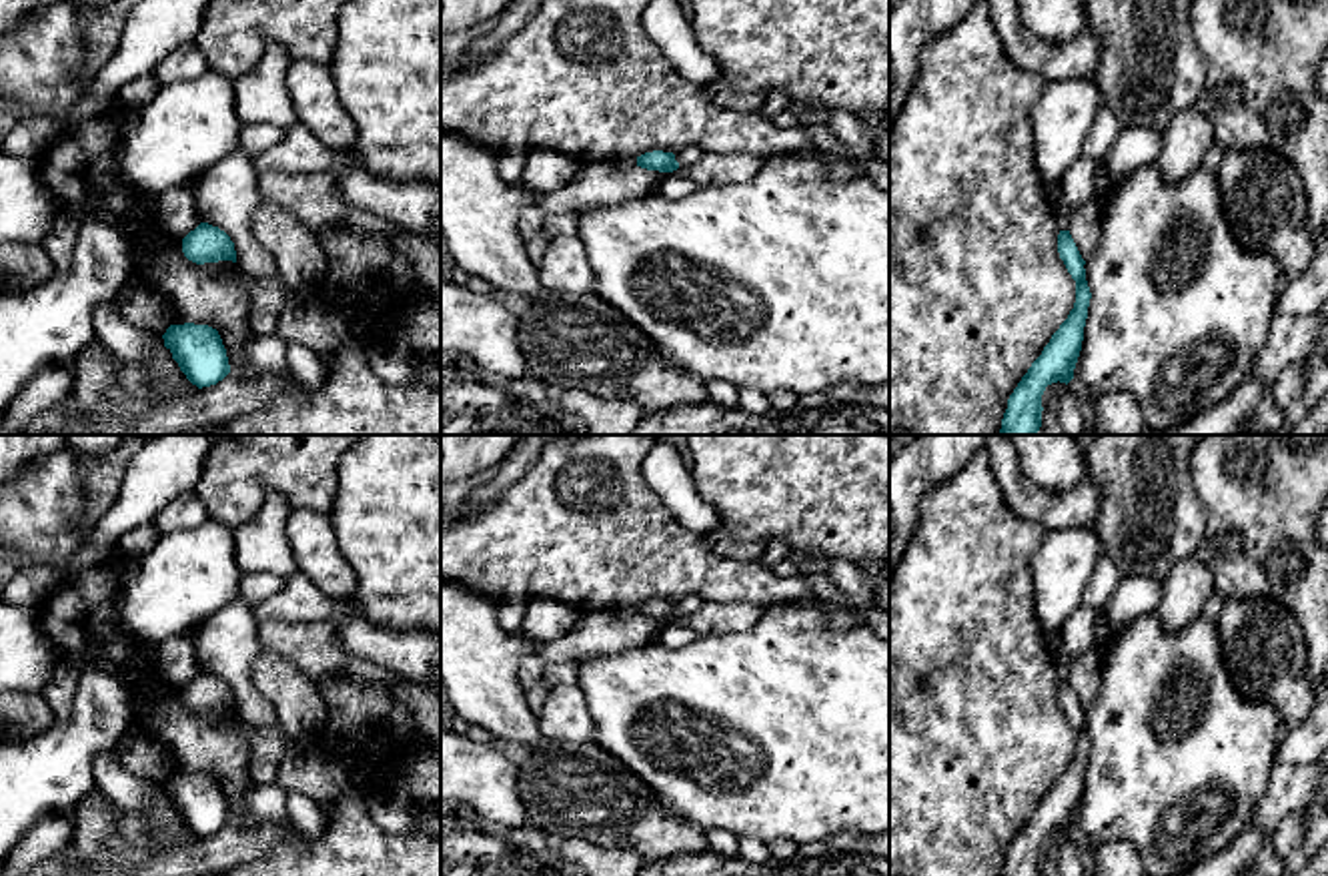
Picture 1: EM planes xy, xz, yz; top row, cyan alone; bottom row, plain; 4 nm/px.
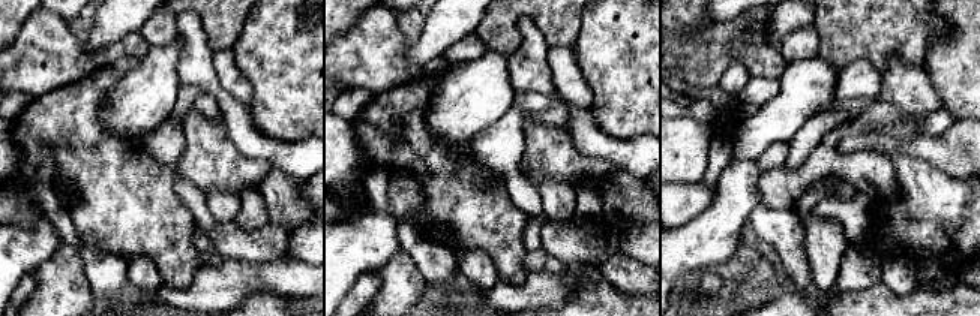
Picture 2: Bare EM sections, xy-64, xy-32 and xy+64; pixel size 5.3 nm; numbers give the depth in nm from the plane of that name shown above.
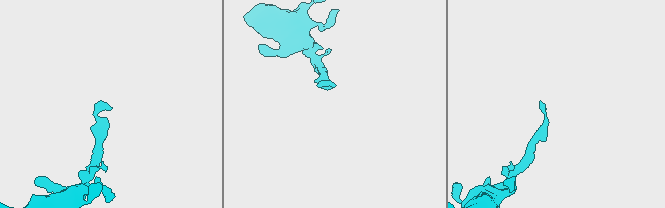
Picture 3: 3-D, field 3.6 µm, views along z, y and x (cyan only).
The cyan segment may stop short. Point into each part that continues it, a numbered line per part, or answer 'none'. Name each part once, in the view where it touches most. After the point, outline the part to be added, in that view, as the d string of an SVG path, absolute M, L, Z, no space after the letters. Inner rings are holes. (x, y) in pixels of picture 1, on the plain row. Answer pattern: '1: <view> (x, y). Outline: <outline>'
none

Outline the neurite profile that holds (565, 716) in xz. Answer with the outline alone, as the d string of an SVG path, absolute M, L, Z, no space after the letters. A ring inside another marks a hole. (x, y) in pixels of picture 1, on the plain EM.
M553 686L537 716L545 740L595 742L595 722L583 690L575 686Z

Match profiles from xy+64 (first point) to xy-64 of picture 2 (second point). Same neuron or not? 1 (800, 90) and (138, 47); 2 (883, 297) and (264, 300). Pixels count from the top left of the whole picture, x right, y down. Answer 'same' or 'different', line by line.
1: different
2: same

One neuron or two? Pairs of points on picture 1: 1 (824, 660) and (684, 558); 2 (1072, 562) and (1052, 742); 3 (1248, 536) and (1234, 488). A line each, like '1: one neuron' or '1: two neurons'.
1: two neurons
2: two neurons
3: one neuron

